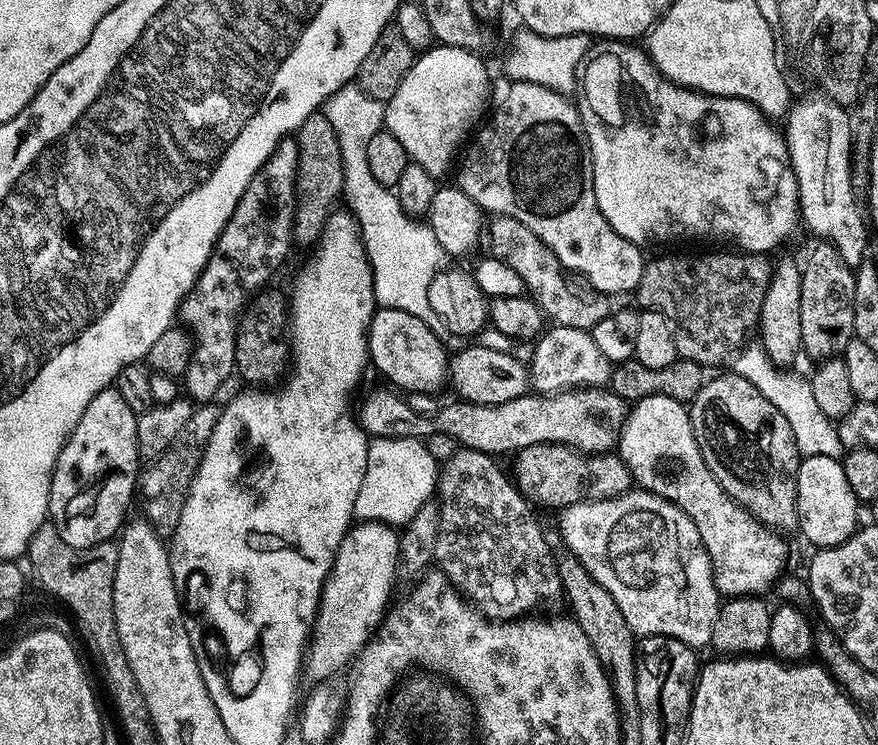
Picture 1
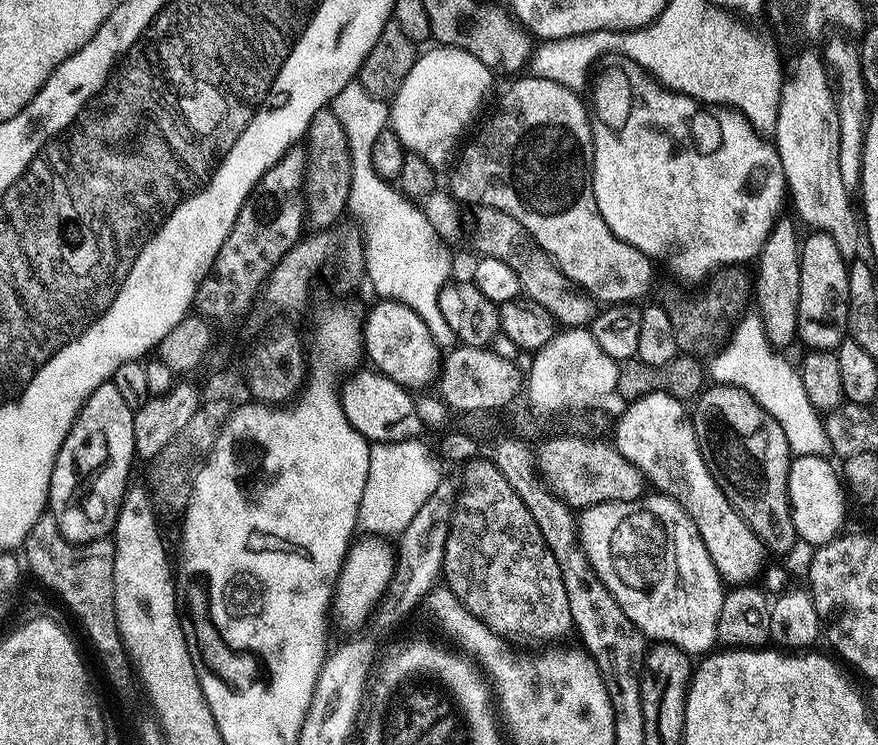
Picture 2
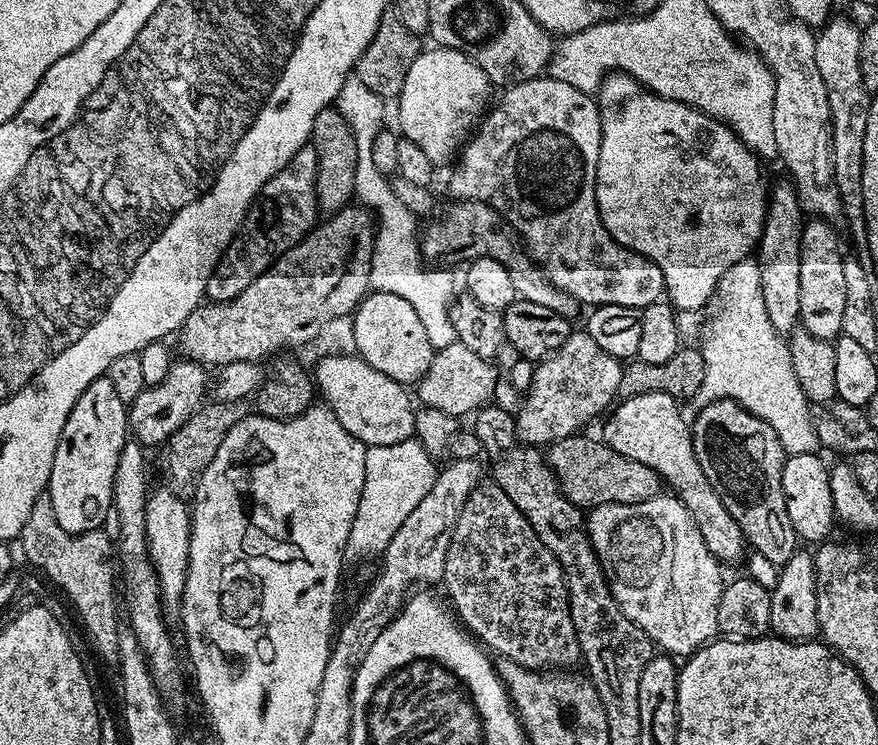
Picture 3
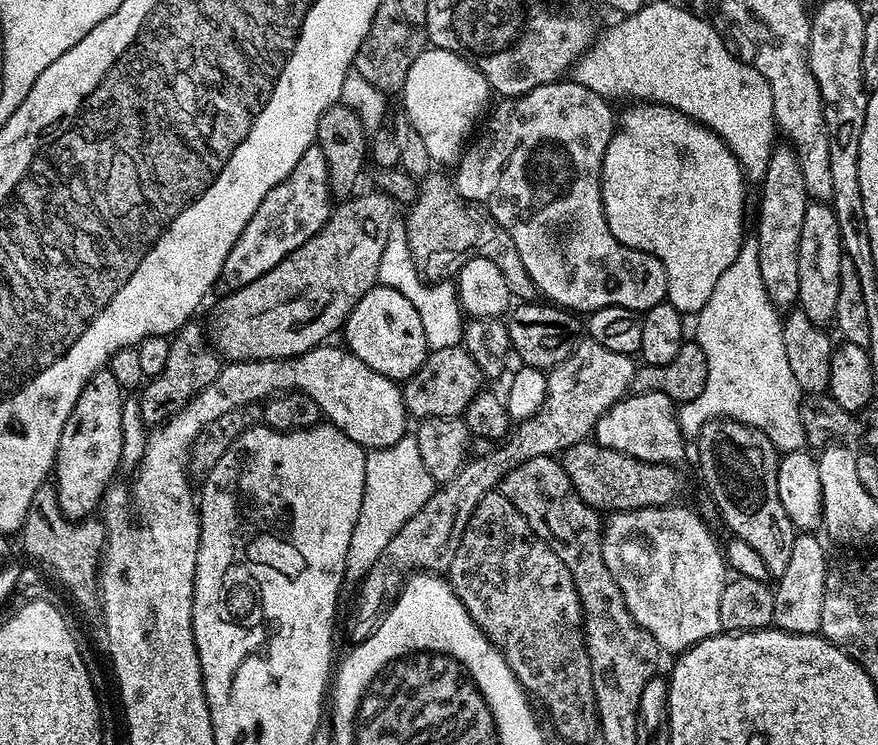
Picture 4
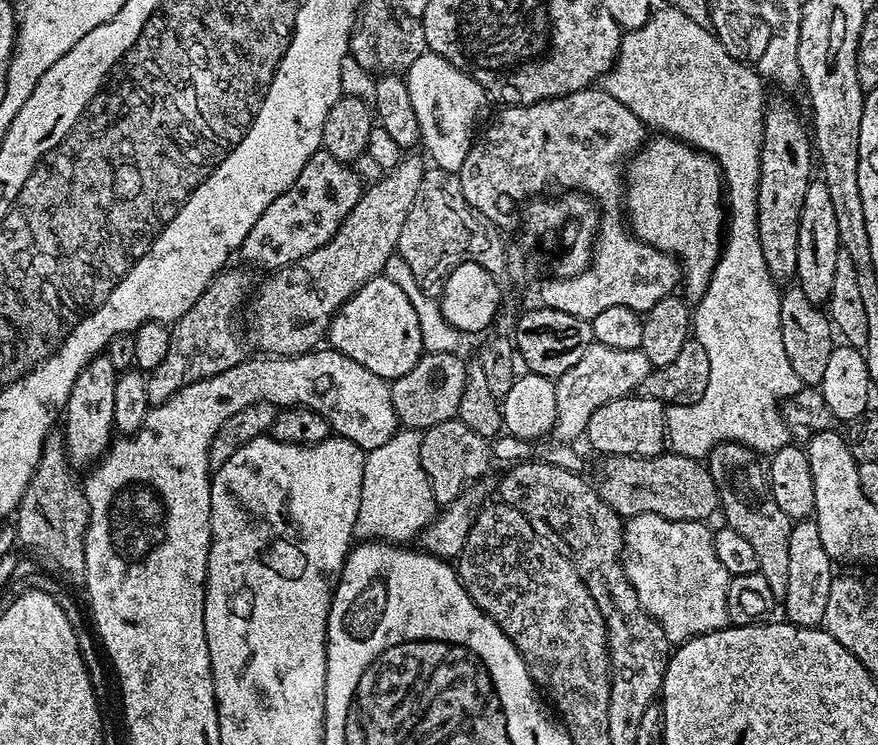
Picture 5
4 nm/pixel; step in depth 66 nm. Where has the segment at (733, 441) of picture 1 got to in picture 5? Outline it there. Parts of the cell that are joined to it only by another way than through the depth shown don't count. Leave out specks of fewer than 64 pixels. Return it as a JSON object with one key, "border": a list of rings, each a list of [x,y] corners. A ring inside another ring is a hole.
{"border":[[[725,442],[712,447],[706,463],[710,478],[714,478],[718,486],[719,511],[722,516],[724,512],[723,523],[736,531],[739,539],[754,546],[759,572],[766,578],[766,583],[770,585],[770,590],[774,590],[776,597],[784,597],[786,578],[790,574],[790,530],[794,521],[778,510],[778,502],[774,502],[765,457],[744,444]]]}

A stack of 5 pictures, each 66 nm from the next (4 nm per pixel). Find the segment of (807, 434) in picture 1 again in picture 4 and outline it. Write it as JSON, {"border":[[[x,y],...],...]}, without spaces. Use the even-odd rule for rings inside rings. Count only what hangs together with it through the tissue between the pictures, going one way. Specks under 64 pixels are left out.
{"border":[[[745,239],[738,258],[726,266],[726,274],[718,278],[714,294],[710,294],[695,320],[694,340],[706,354],[708,377],[706,390],[698,398],[679,405],[680,431],[694,438],[708,420],[737,420],[770,438],[781,453],[801,451],[806,444],[800,425],[802,393],[798,382],[794,382],[790,362],[786,362],[781,313],[770,302],[766,286],[762,286],[755,239]]]}

